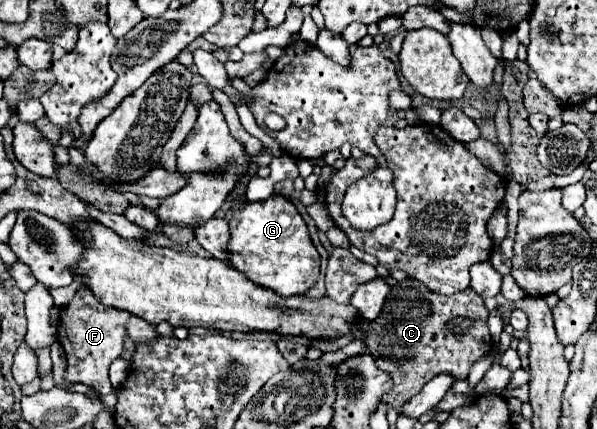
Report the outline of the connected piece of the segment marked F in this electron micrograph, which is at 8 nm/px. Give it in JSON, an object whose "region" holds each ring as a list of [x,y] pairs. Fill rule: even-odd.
{"region":[[[81,289],[75,297],[61,309],[61,323],[57,329],[57,339],[67,353],[67,375],[69,383],[83,383],[97,389],[101,395],[113,391],[109,383],[109,365],[121,357],[125,337],[127,337],[127,321],[133,315],[129,311],[119,311],[115,307],[107,307],[99,303],[99,299],[89,289]]]}

